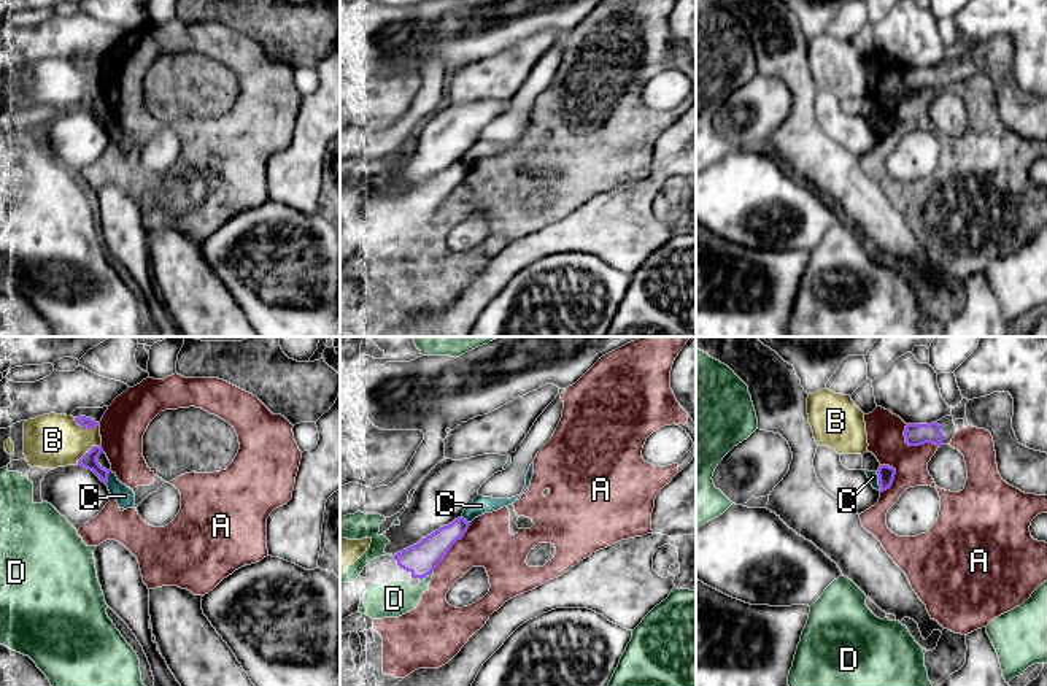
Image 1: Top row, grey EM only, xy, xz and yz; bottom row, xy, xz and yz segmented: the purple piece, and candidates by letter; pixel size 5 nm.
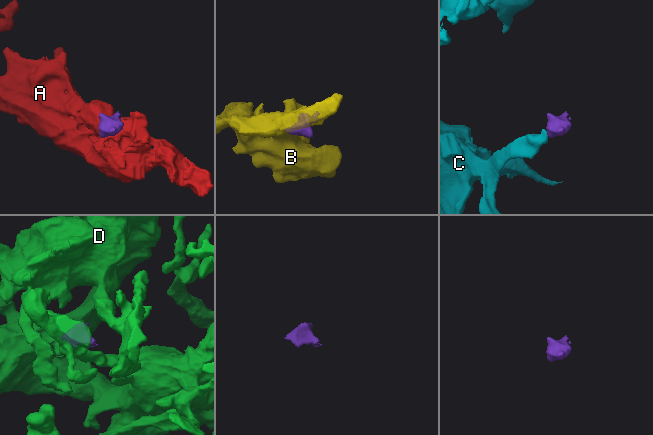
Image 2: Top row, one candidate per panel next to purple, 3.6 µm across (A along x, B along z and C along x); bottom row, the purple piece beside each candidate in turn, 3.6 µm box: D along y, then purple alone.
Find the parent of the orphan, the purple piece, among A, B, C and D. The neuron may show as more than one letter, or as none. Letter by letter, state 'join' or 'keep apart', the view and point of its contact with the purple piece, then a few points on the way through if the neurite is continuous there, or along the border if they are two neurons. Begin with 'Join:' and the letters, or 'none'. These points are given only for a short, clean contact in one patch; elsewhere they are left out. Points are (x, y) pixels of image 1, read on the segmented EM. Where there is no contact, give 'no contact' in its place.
Join: none
A: keep apart; meets purple in yz at (914, 445)
B: keep apart; meets purple in xy at (89, 451)
C: keep apart; meets purple in yz at (879, 481); border along yz (876, 472), (880, 489)
D: keep apart; meets purple in xz at (431, 572)

